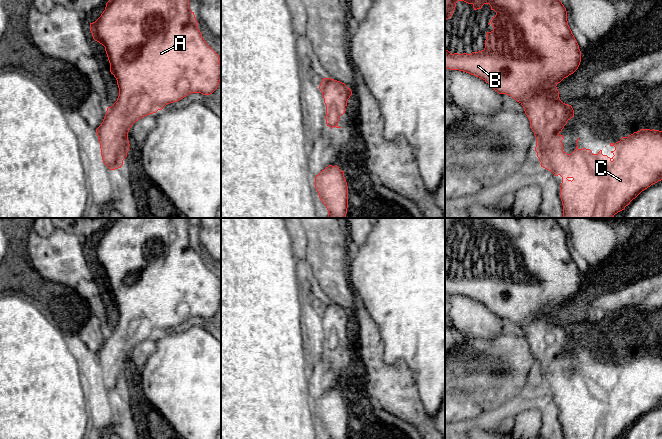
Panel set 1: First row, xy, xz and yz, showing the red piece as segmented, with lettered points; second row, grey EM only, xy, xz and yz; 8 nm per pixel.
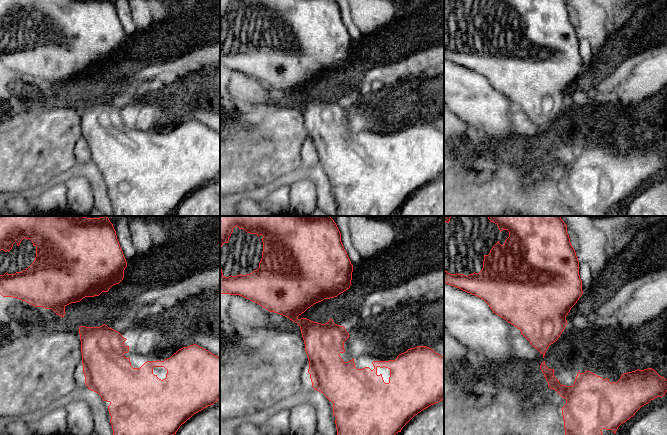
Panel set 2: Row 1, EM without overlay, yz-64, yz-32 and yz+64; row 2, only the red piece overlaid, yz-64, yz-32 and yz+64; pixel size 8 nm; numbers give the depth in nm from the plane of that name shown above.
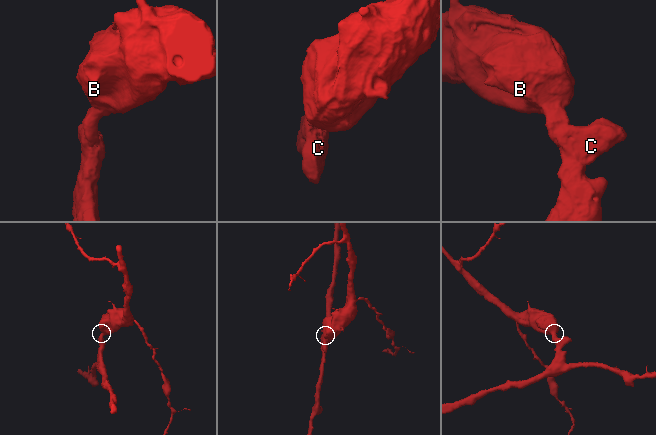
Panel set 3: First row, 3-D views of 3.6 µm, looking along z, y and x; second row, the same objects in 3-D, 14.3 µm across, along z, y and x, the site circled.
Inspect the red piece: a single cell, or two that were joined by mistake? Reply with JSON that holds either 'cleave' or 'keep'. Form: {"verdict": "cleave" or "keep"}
{"verdict": "keep"}

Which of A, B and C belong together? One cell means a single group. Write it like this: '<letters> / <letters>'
A B C

